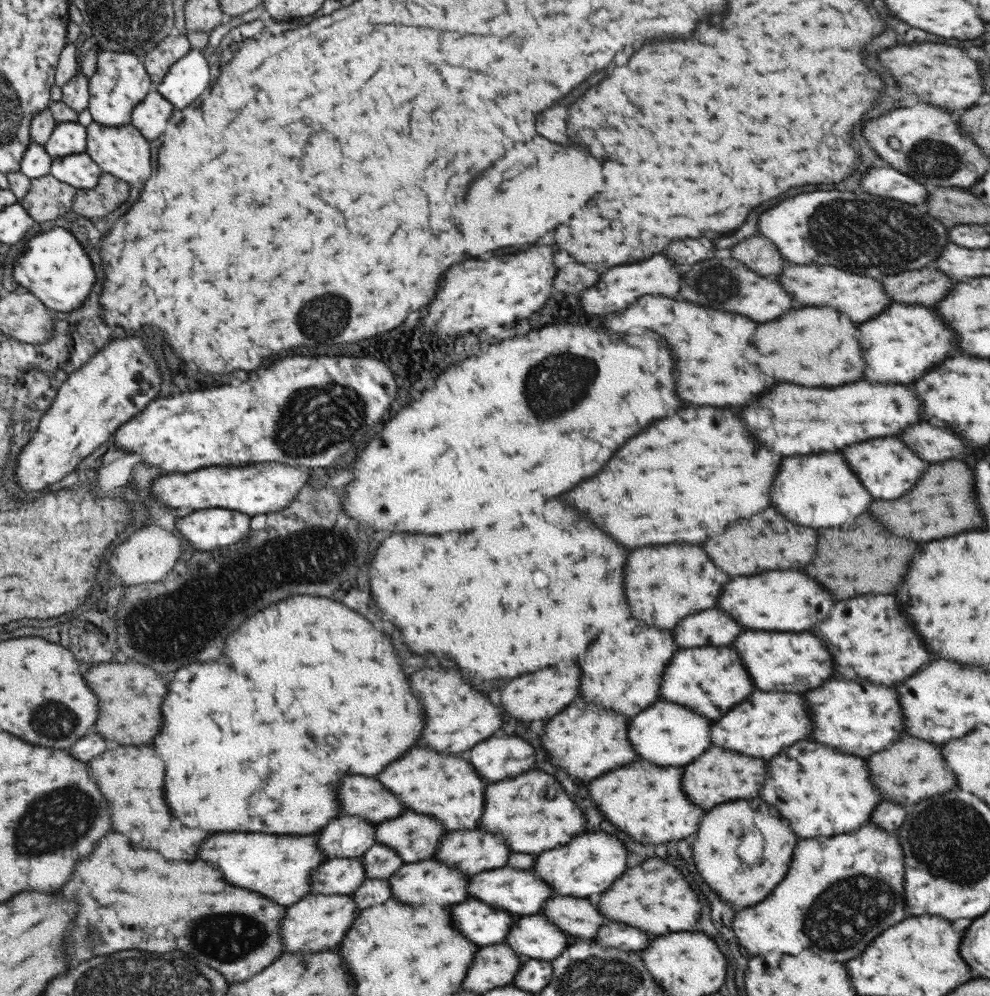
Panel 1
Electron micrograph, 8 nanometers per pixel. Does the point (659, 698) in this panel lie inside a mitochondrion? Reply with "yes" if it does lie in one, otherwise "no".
no

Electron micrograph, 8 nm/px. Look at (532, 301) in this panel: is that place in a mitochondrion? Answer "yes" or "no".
no

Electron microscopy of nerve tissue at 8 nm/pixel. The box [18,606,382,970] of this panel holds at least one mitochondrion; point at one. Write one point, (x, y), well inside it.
(227, 938)

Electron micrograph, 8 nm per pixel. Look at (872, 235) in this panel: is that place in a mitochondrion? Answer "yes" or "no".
yes

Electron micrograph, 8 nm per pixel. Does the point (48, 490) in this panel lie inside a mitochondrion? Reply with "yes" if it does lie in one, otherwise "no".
no

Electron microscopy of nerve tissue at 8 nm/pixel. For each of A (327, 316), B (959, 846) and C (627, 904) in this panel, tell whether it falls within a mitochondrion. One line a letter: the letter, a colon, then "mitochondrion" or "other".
A: mitochondrion
B: mitochondrion
C: other

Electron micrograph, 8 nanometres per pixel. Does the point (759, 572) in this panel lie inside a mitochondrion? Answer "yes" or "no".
no

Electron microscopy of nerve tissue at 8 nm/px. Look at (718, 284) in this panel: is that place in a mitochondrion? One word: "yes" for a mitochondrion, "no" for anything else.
yes

